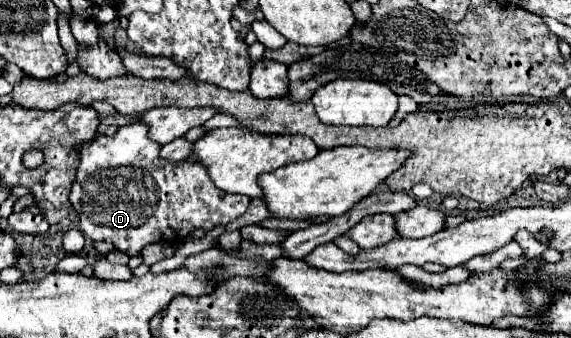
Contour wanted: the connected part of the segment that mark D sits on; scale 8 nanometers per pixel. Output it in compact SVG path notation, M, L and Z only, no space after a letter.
M145 122L125 124L115 136L99 136L83 144L77 152L81 158L77 170L77 182L71 190L71 206L81 220L81 232L91 240L111 242L117 250L137 256L145 244L151 242L183 242L193 230L211 230L217 224L229 224L239 218L251 198L243 194L227 194L219 190L203 164L197 162L169 162L159 156L161 144L149 138L149 126Z

